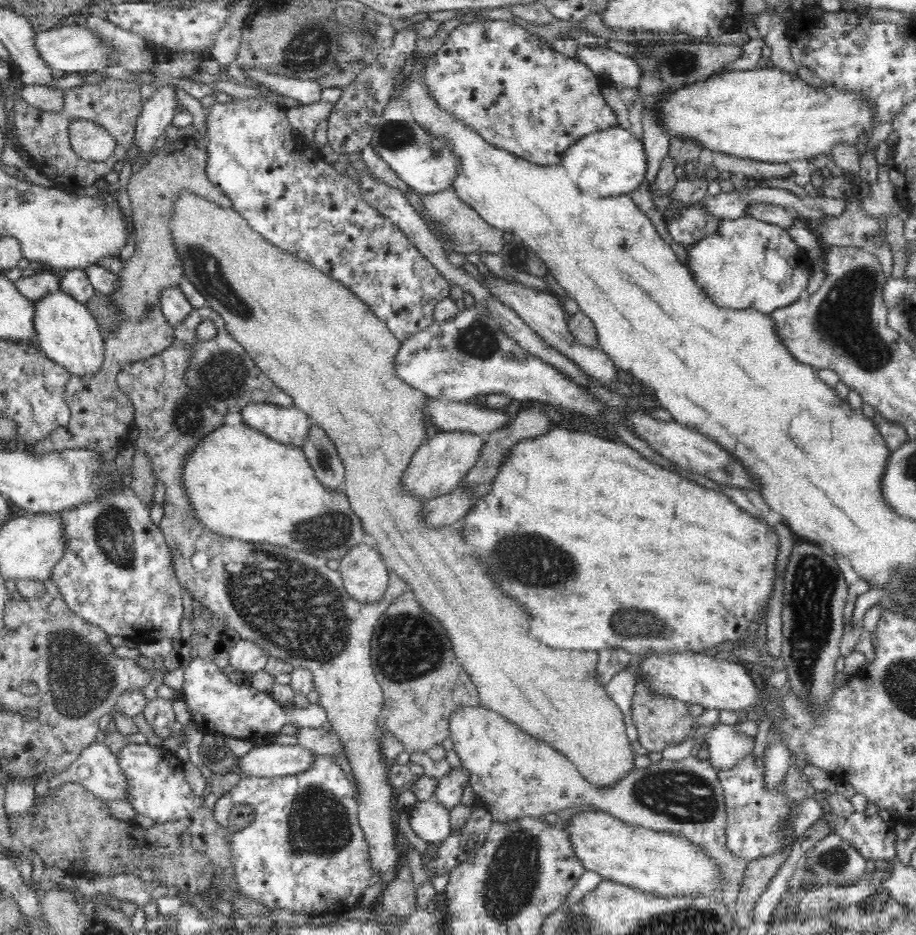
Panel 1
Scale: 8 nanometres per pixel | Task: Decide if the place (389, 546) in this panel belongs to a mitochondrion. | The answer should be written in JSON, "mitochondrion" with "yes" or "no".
{"mitochondrion":"no"}

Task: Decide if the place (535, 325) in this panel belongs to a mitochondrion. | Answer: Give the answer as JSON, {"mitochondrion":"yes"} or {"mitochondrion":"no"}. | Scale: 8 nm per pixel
{"mitochondrion":"no"}

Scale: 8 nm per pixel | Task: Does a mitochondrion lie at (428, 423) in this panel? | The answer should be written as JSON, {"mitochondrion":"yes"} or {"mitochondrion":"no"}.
{"mitochondrion":"no"}

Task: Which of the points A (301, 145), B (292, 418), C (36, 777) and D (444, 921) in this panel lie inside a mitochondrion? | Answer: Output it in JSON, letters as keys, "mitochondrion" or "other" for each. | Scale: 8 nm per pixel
{"A":"other","B":"other","C":"other","D":"other"}

